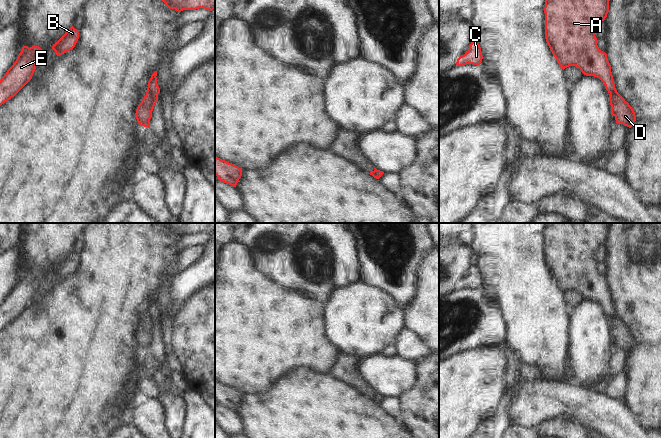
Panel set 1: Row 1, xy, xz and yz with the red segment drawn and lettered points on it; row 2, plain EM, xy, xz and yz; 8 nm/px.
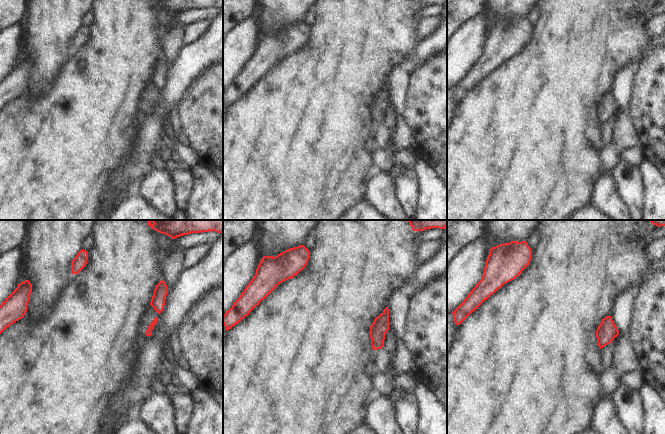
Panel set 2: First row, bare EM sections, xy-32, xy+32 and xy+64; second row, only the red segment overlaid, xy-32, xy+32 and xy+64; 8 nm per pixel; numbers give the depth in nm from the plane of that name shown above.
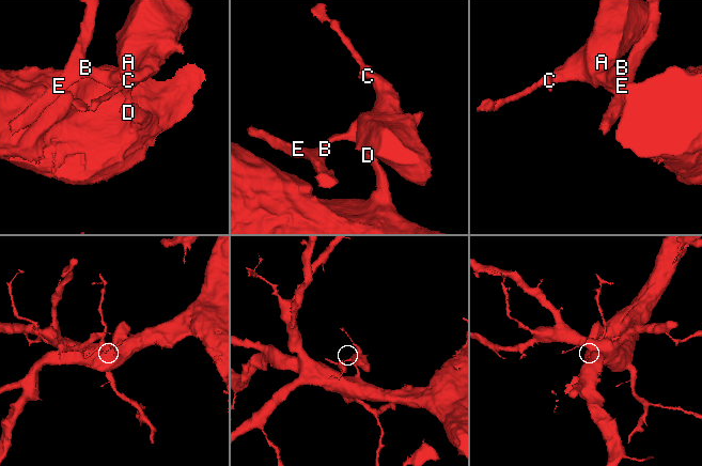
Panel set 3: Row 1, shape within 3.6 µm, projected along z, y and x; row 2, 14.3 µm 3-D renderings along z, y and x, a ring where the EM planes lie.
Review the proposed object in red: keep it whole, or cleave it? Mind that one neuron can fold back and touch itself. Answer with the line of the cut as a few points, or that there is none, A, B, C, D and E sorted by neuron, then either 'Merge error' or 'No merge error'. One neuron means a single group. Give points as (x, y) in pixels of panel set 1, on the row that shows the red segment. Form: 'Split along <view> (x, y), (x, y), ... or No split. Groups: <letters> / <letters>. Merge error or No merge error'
Split along xy (147, 89), (157, 95). Groups: A B C E / D. Merge error.

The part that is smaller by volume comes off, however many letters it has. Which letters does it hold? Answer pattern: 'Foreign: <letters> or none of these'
Foreign: A, B, C, E

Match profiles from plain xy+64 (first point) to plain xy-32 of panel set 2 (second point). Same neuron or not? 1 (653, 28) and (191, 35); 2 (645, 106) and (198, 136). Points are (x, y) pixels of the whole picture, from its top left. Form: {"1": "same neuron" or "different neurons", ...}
{"1": "same neuron", "2": "same neuron"}

